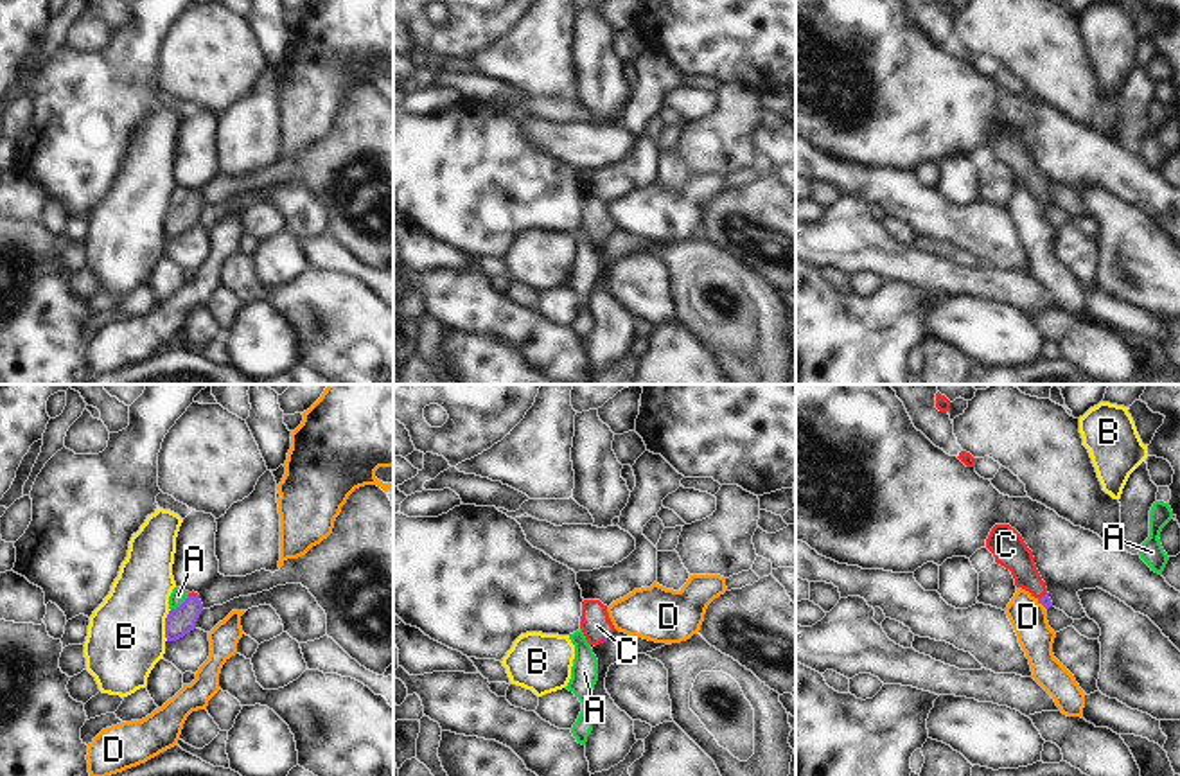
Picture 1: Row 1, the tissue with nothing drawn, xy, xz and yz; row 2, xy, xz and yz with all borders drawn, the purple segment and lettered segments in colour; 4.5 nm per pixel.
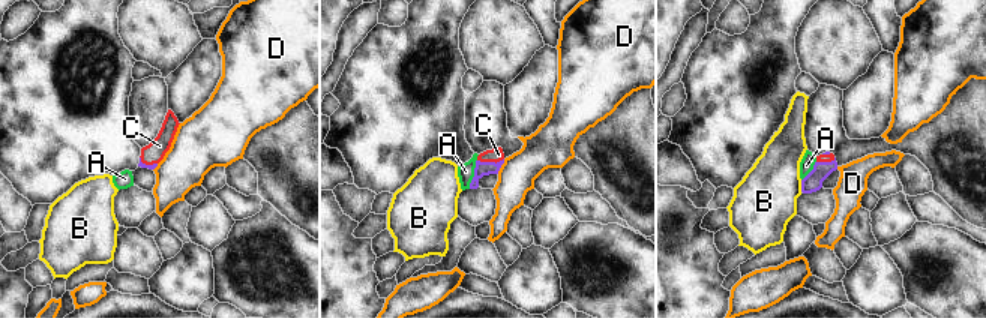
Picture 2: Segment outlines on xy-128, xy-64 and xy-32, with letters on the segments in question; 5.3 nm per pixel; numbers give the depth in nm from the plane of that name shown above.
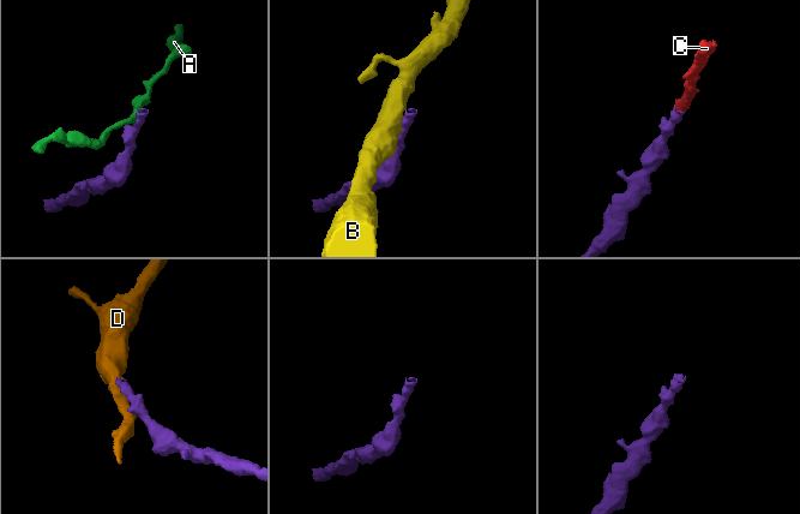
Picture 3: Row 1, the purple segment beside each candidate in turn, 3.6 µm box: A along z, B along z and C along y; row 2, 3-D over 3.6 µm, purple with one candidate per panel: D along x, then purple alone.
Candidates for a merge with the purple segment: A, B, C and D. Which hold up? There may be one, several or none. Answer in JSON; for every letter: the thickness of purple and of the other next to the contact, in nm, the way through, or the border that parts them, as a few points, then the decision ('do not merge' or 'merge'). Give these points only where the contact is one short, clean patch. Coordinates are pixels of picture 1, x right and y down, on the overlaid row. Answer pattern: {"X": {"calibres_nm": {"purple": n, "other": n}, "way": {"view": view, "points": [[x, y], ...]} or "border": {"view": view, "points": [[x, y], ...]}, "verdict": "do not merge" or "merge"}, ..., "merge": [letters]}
{"A": {"calibres_nm": {"purple": 120, "other": 70}, "border": {"view": "xy", "points": [[189, 597], [171, 609]]}, "verdict": "do not merge"}, "B": {"calibres_nm": {"purple": 120, "other": 360}, "border": {"view": "xy", "points": [[171, 609], [166, 618], [166, 640]]}, "verdict": "do not merge"}, "C": {"calibres_nm": {"purple": 50, "other": 150}, "way": {"view": "yz", "points": [[1044, 600], [1042, 597], [1012, 552]]}, "verdict": "merge"}, "D": {"calibres_nm": {"purple": 50, "other": 160}, "border": {"view": "yz", "points": [[1037, 599], [1046, 609]]}, "verdict": "do not merge"}, "merge": ["C"]}

